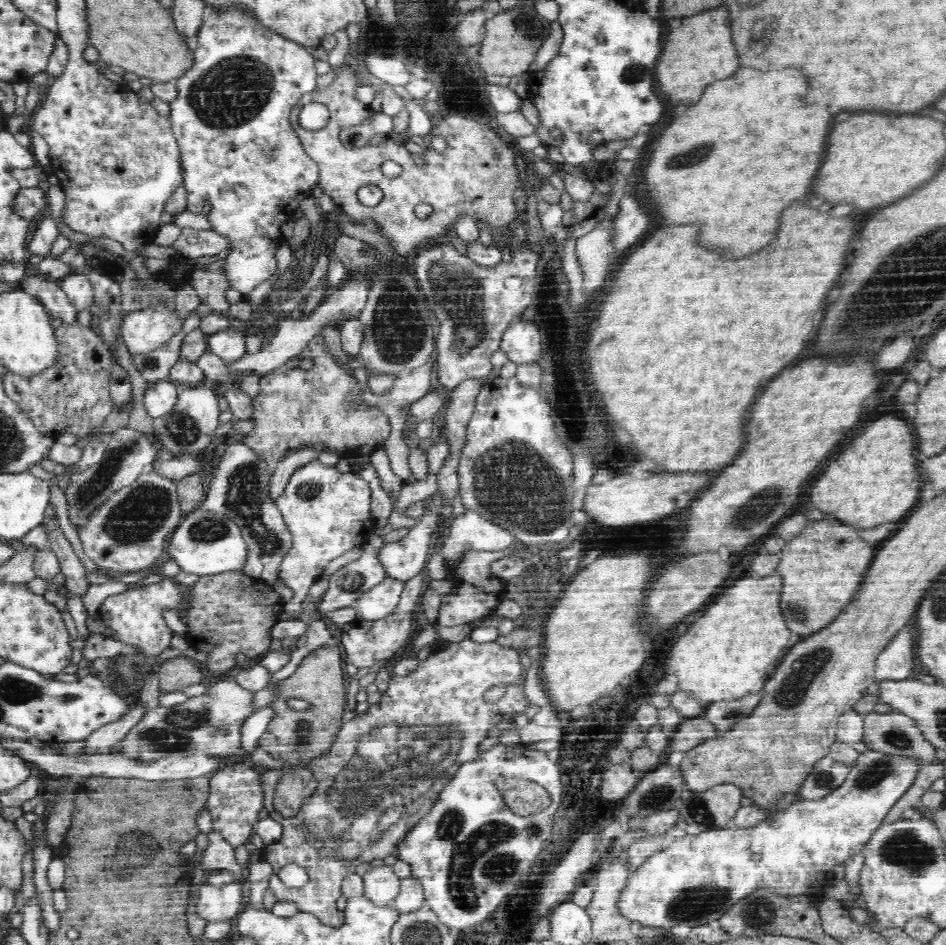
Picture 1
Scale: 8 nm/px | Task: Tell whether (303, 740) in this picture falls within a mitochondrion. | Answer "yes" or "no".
yes

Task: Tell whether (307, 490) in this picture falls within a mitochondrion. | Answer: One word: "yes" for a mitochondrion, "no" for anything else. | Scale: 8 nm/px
yes

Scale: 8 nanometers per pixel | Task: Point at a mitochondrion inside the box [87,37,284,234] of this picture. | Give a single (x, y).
(231, 93)

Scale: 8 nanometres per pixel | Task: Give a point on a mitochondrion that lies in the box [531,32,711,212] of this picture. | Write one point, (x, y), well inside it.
(630, 75)

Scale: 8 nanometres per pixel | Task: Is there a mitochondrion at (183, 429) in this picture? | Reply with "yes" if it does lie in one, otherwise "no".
yes

